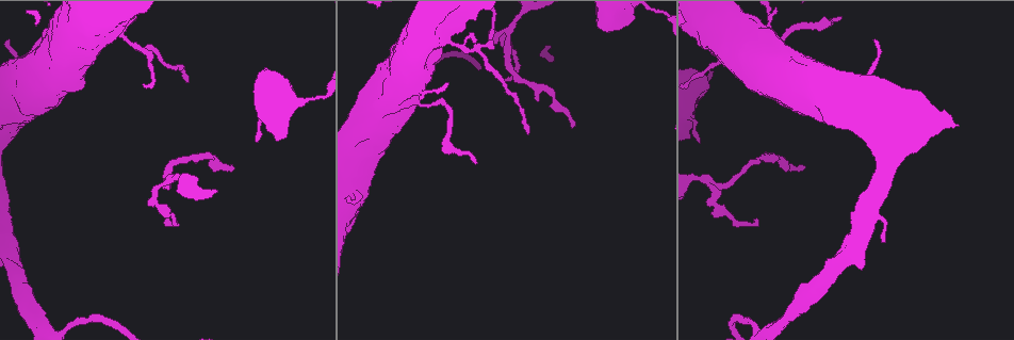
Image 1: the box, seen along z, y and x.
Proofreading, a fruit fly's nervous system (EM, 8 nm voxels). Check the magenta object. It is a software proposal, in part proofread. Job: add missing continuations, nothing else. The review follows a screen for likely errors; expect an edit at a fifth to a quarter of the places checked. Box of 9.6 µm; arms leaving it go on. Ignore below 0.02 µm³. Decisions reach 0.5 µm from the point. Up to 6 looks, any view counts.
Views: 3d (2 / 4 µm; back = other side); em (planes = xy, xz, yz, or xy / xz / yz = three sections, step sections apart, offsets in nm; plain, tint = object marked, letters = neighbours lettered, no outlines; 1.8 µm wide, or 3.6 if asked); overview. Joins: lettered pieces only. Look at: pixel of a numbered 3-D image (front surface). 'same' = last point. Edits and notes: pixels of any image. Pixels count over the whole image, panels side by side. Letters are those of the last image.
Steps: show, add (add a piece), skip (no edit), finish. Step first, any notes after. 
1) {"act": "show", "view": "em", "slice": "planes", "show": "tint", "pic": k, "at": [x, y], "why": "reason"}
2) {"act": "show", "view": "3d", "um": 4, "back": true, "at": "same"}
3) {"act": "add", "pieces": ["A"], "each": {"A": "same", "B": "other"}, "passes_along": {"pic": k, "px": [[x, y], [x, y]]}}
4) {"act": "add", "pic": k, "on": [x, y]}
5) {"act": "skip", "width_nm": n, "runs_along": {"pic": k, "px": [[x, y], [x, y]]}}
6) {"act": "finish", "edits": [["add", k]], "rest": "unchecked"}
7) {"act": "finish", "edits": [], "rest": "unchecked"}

{"act": "show", "view": "3d", "um": 4, "pic": 1, "at": [231, 167]}

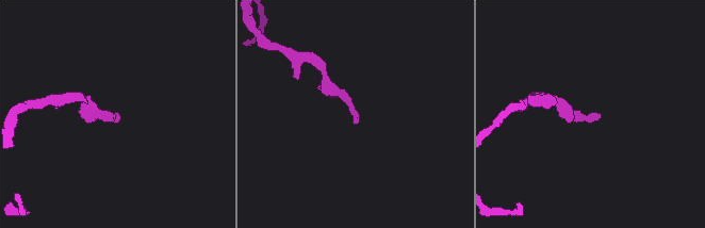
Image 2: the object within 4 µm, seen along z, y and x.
{"act": "show", "view": "em", "slice": "planes", "show": "tint", "pic": 2, "at": [352, 122], "why": "need the tissue"}

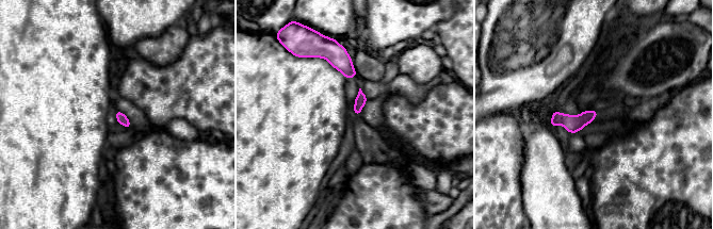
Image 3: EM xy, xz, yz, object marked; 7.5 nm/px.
{"act": "show", "view": "em", "slice": "planes", "show": "letters", "at": "same", "why": "what lies round it"}

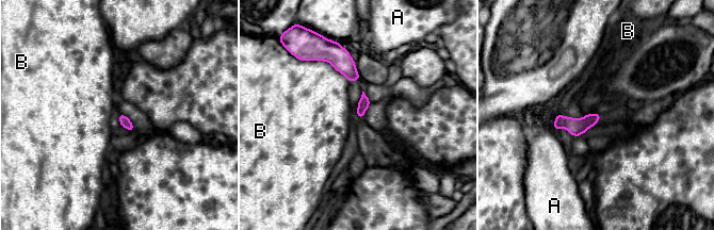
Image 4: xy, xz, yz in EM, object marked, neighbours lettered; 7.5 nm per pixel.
{"act": "skip", "each": {"A": "other", "B": "other"}, "border": {"pic": 4, "px": [[309, 60], [327, 61], [350, 82]]}, "found": "none of them fits"}

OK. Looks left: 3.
{"act": "show", "view": "em", "slice": "xz", "step": 4, "show": "tint", "pic": 1, "at": [506, 30], "why": "thick turns thin"}

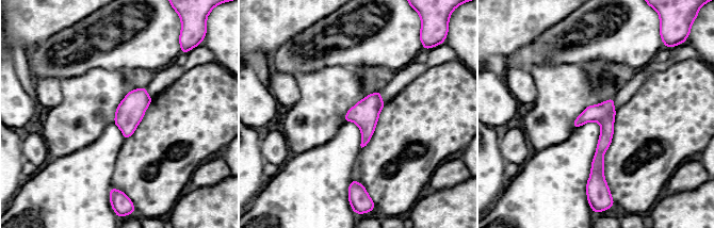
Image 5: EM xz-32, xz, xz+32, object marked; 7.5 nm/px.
{"act": "show", "view": "em", "slice": "xz", "step": 4, "show": "letters", "at": "same"}

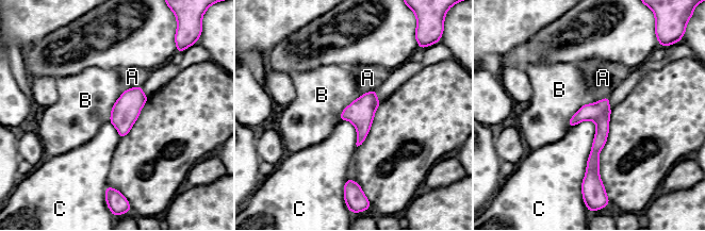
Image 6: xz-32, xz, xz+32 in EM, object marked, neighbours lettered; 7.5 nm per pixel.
{"act": "skip", "each": {"A": "other", "B": "other", "C": "other"}, "runs_along": {"pic": 6, "px": [[606, 100], [588, 176]]}, "found": "no lettered piece goes on from it"}

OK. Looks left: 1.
{"act": "finish", "edits": [], "rest": "unchecked"}

